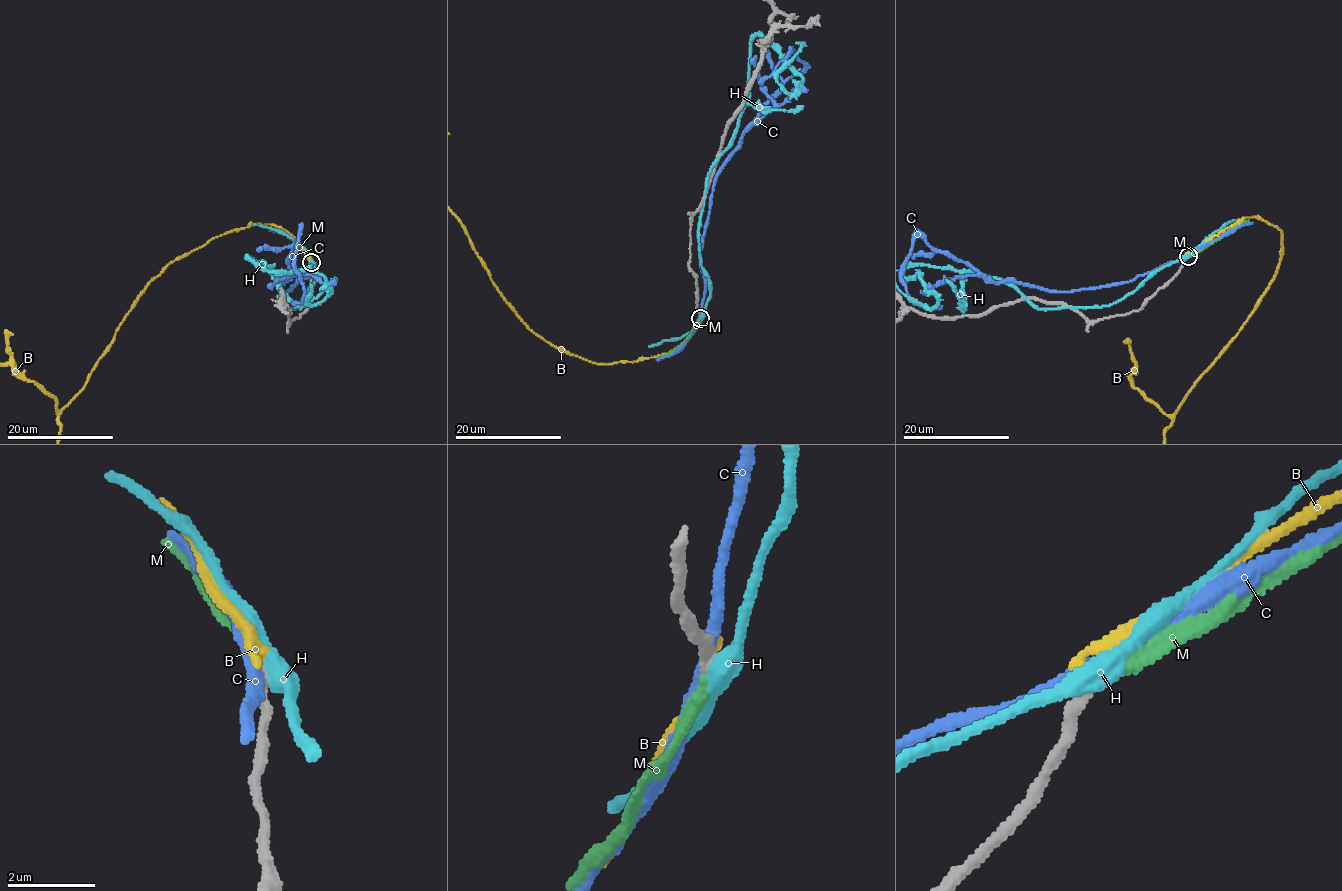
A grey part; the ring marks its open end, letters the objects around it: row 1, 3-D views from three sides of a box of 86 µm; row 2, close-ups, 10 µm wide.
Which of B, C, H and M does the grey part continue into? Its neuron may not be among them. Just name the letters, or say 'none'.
M

